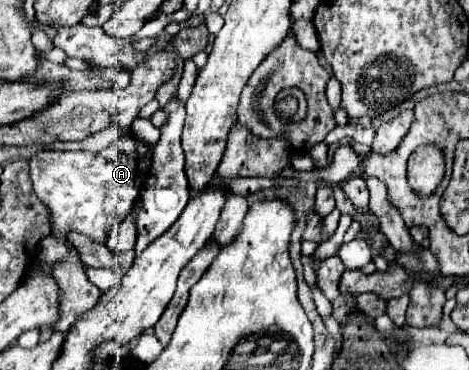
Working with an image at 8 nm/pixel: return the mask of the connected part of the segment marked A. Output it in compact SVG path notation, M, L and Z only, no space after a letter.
M131 132L119 136L111 146L99 152L87 150L43 150L35 154L31 164L33 192L47 204L51 214L51 236L67 242L73 250L75 244L69 240L71 232L87 236L91 242L103 244L113 224L119 224L127 216L133 204L139 200L143 180L153 160L153 144L133 136Z

